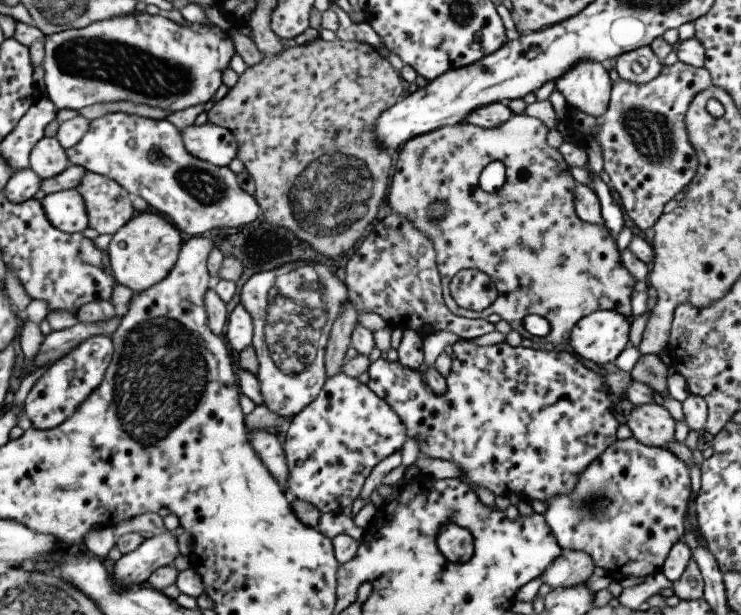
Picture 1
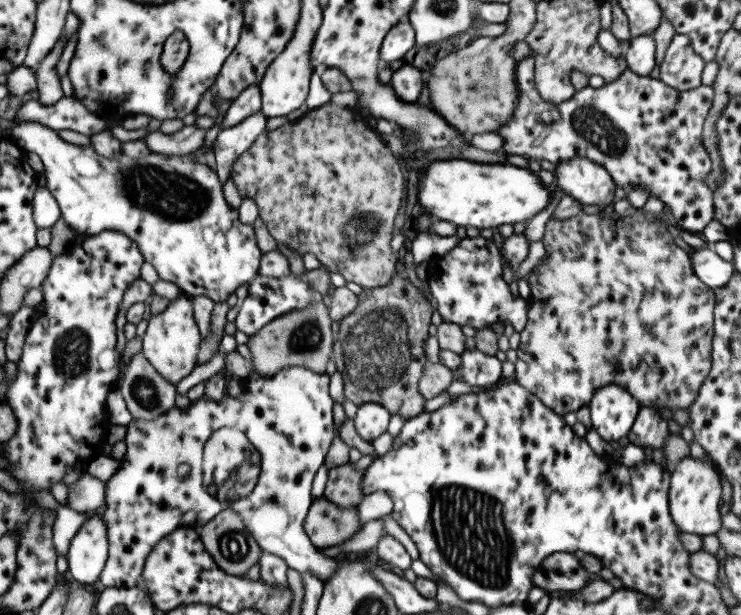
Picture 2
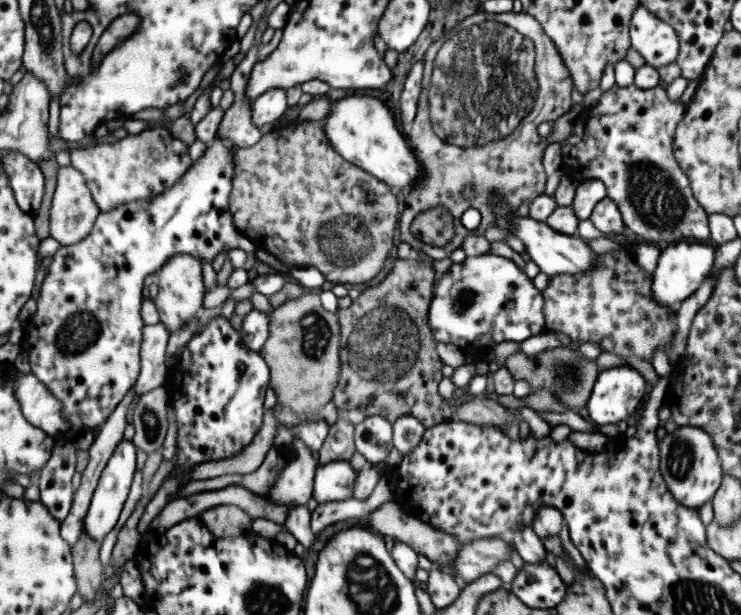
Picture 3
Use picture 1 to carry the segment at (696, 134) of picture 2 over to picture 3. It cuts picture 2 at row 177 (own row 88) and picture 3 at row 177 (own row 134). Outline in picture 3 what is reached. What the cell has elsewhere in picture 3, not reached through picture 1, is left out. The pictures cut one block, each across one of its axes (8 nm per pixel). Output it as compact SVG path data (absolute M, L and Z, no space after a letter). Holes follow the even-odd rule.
M658 84L657 86L651 87L647 90L641 90L639 87L633 86L617 86L612 85L609 89L603 91L599 96L596 105L586 109L585 114L580 117L578 121L573 125L571 134L561 143L561 158L562 158L562 172L568 177L571 176L577 182L581 182L587 179L595 179L601 181L605 185L606 197L617 206L620 212L623 224L629 228L633 234L637 234L639 238L642 238L645 242L652 242L655 245L664 246L677 241L692 241L699 242L705 240L708 237L708 214L703 211L703 208L697 204L695 198L693 198L692 190L689 186L688 178L685 173L680 170L677 161L674 159L672 153L672 140L675 127L681 120L682 114L684 113L685 105L679 100L667 98L665 86Z

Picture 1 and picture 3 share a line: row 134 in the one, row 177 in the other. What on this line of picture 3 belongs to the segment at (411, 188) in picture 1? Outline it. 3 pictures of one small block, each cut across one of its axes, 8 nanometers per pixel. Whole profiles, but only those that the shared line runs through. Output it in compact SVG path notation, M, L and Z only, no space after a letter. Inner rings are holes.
M512 11L499 14L481 12L465 17L463 22L461 22L457 28L453 28L447 36L444 36L441 40L435 40L428 46L424 52L422 66L423 72L421 81L419 82L420 89L419 96L417 96L416 113L412 120L411 128L407 134L409 146L414 150L414 155L418 158L418 163L422 168L422 177L405 196L405 208L403 208L403 210L401 210L401 214L398 215L396 228L400 234L400 242L409 244L412 256L416 254L416 250L422 250L427 254L427 256L429 256L429 258L432 258L432 260L441 260L443 258L448 258L452 250L459 249L466 236L481 236L489 226L496 226L498 218L493 215L493 212L491 212L491 204L489 204L490 196L492 196L492 194L502 196L511 213L515 213L525 200L530 204L531 200L533 200L535 196L544 194L543 189L544 183L546 182L546 174L541 168L541 157L548 141L537 135L537 125L540 122L553 122L556 118L559 118L561 114L570 110L572 102L569 97L569 92L571 92L572 80L571 77L569 77L567 68L565 68L563 64L563 60L561 60L559 51L555 48L551 39L544 33L541 25L528 14L521 12L515 13ZM464 186L468 186L473 191L473 196L469 201L465 201L465 199L461 198L461 190L463 190ZM433 206L443 206L443 208L449 212L449 215L452 216L452 221L454 222L454 235L450 242L448 242L444 247L432 245L424 246L417 238L413 238L410 235L410 222L412 221L412 218L419 214L419 212L423 213L425 210L433 208ZM468 208L473 208L479 211L480 215L479 225L473 230L465 229L459 222L460 215Z

